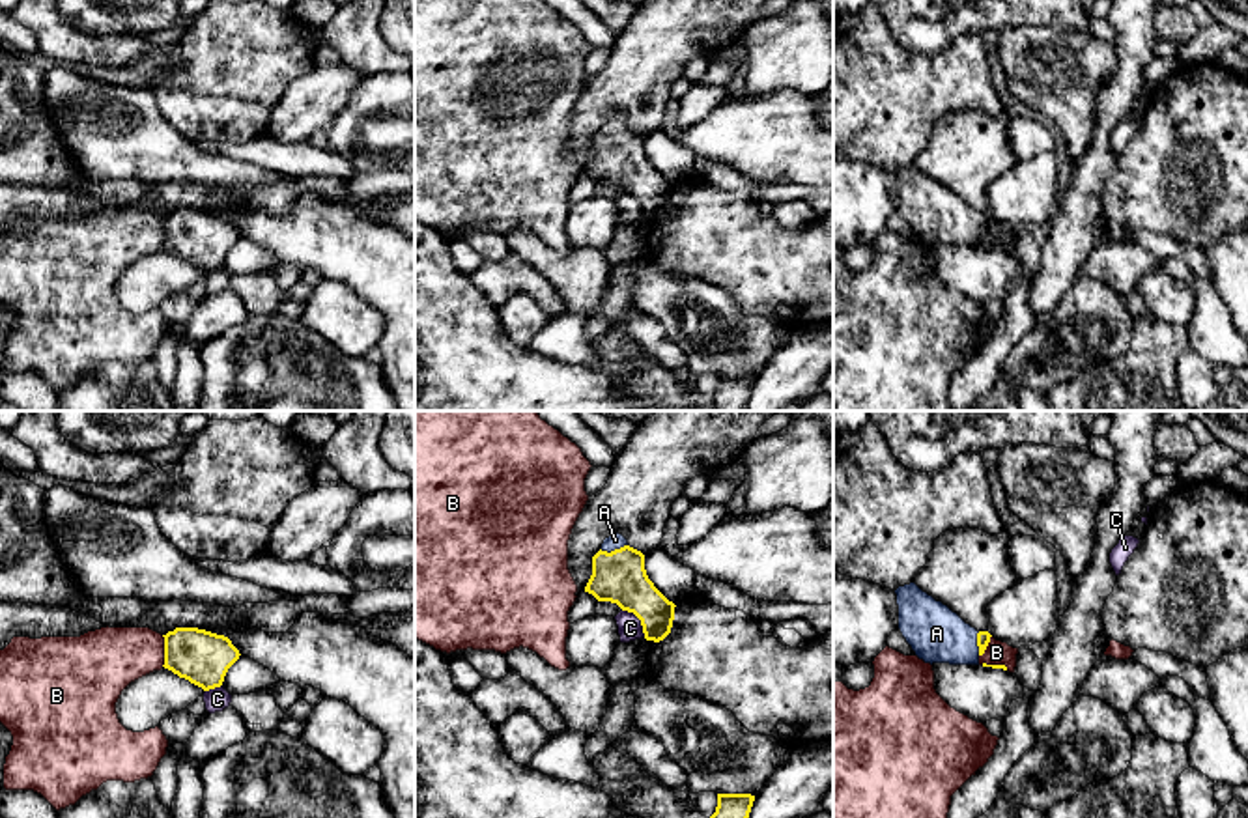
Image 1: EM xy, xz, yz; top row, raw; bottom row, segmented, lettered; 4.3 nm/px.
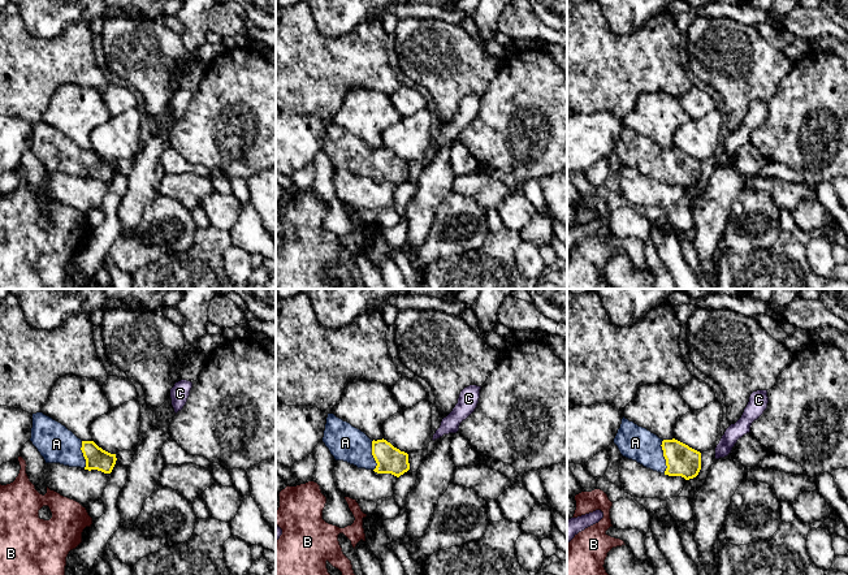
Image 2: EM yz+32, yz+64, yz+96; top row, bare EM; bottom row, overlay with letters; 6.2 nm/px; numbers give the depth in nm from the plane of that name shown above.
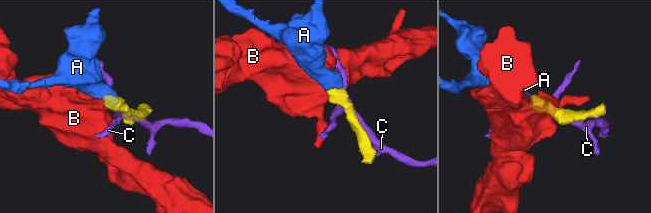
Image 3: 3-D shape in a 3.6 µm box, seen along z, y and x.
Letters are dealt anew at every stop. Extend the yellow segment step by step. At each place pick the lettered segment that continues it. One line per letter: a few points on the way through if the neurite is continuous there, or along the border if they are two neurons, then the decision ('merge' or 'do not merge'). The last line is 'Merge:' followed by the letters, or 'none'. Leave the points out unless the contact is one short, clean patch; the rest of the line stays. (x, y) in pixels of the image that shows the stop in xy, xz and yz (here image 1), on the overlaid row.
A: way xz (619, 576), (615, 550), (615, 540); merge
B: border xy (161, 635), (163, 665); do not merge
C: do not merge
Merge: A

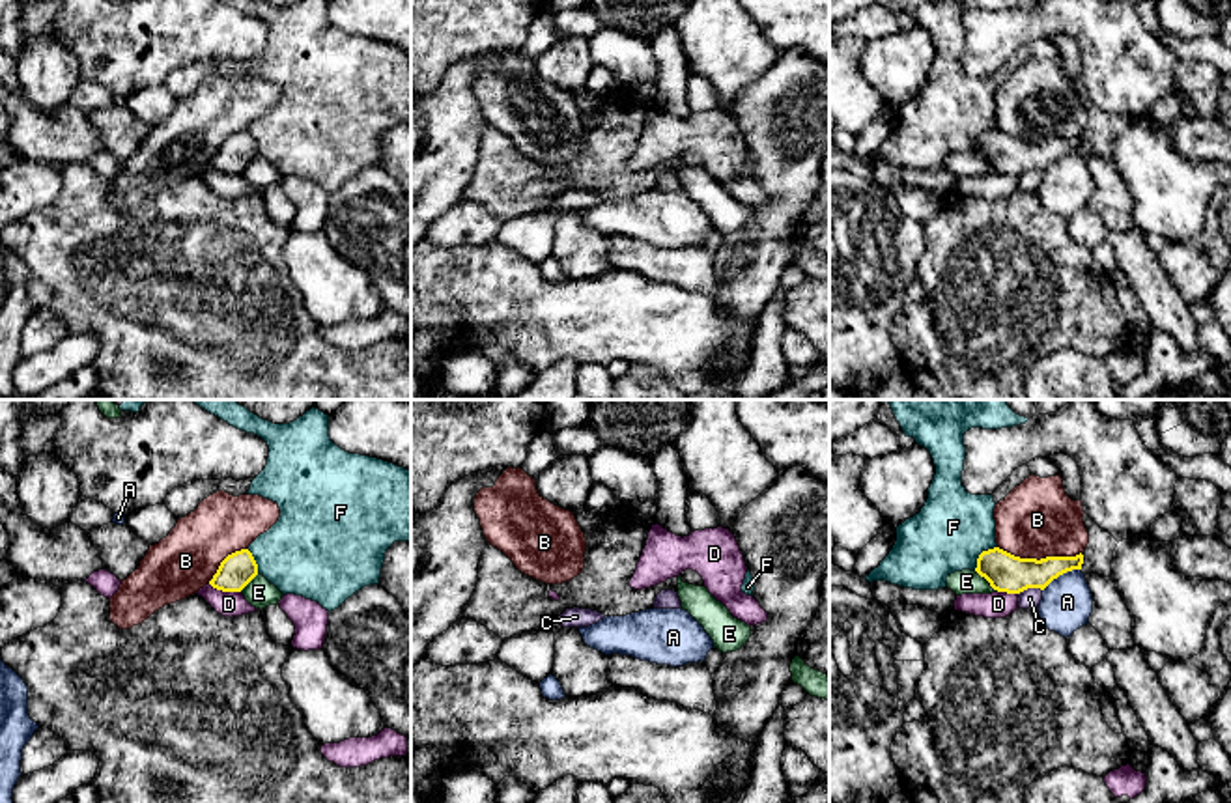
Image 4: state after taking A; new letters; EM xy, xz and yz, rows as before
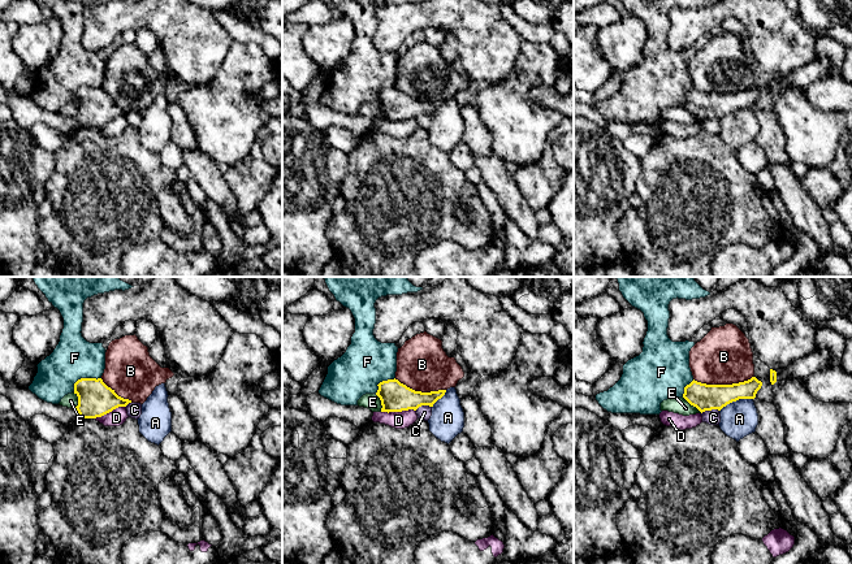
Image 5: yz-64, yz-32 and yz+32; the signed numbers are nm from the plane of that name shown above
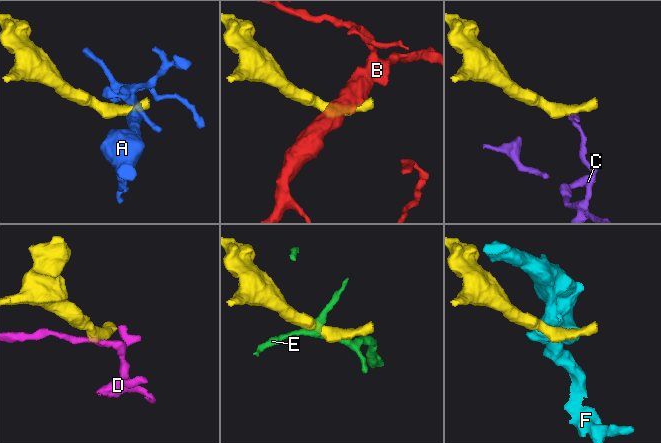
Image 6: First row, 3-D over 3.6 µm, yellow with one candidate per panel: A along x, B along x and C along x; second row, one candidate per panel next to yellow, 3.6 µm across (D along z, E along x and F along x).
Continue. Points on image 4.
A: border yz (1080, 568), (1060, 574), (1043, 591); do not merge
B: do not merge
C: border yz (1041, 589), (1024, 589), (1018, 594); do not merge
D: border xy (210, 583), (221, 591), (240, 592); do not merge
E: do not merge
F: do not merge
Merge: none

